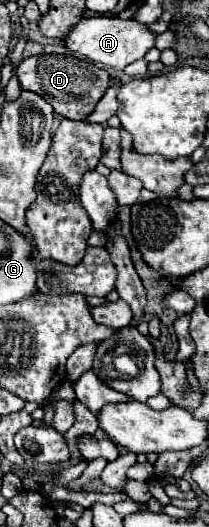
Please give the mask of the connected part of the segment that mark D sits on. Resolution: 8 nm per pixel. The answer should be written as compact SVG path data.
M32 55L18 65L16 73L22 89L42 95L56 113L76 121L86 119L110 87L110 75L104 69L74 55Z

